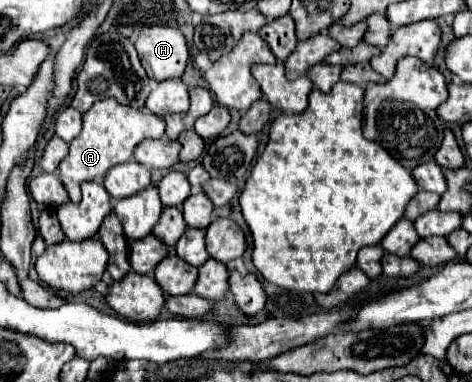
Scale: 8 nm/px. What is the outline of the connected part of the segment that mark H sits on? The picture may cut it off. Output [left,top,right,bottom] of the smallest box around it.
[134,26,190,78]

